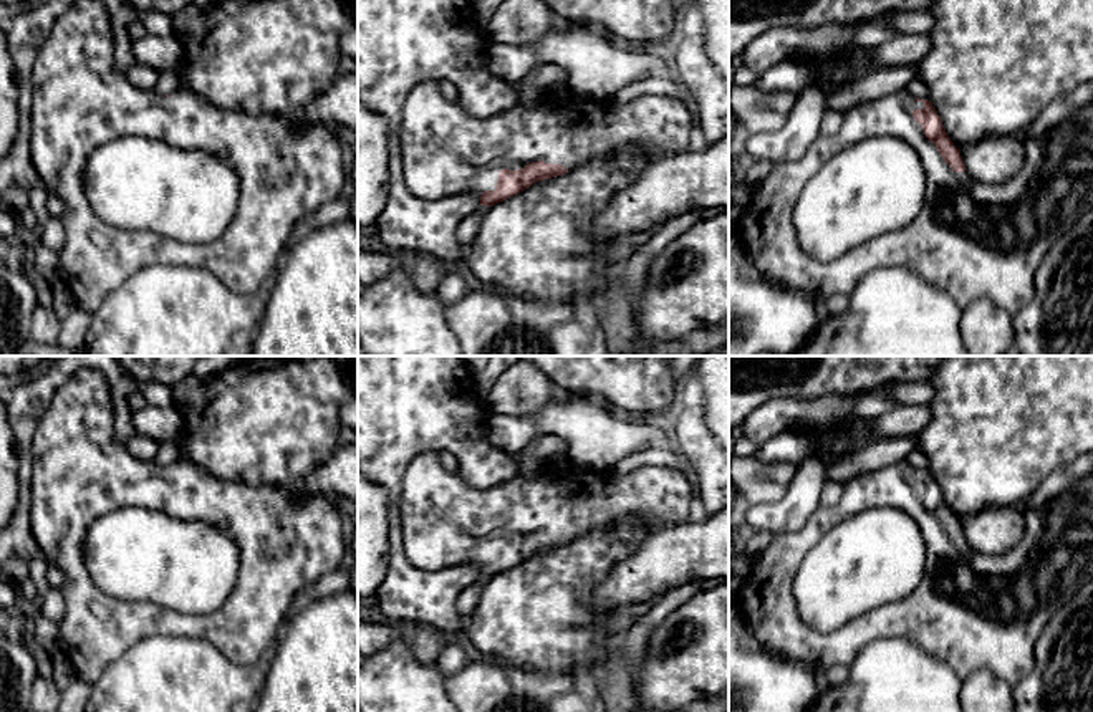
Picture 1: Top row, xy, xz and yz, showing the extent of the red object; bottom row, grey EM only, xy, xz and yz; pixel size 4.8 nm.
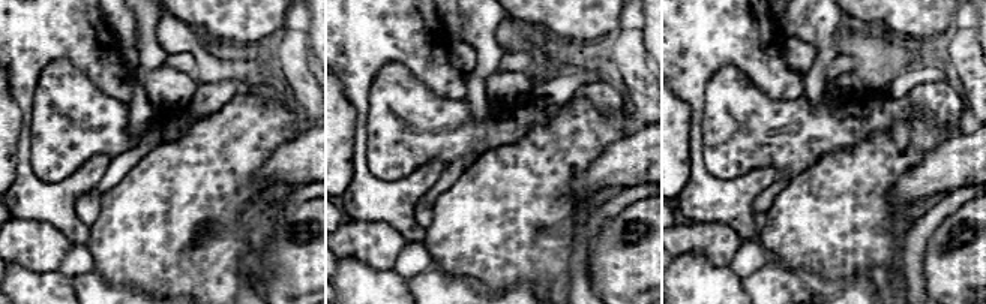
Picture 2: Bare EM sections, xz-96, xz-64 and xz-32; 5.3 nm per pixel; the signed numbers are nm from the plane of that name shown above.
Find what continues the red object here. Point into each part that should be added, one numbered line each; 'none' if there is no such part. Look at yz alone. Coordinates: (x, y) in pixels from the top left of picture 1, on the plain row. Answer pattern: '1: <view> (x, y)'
1: yz (971, 611)

